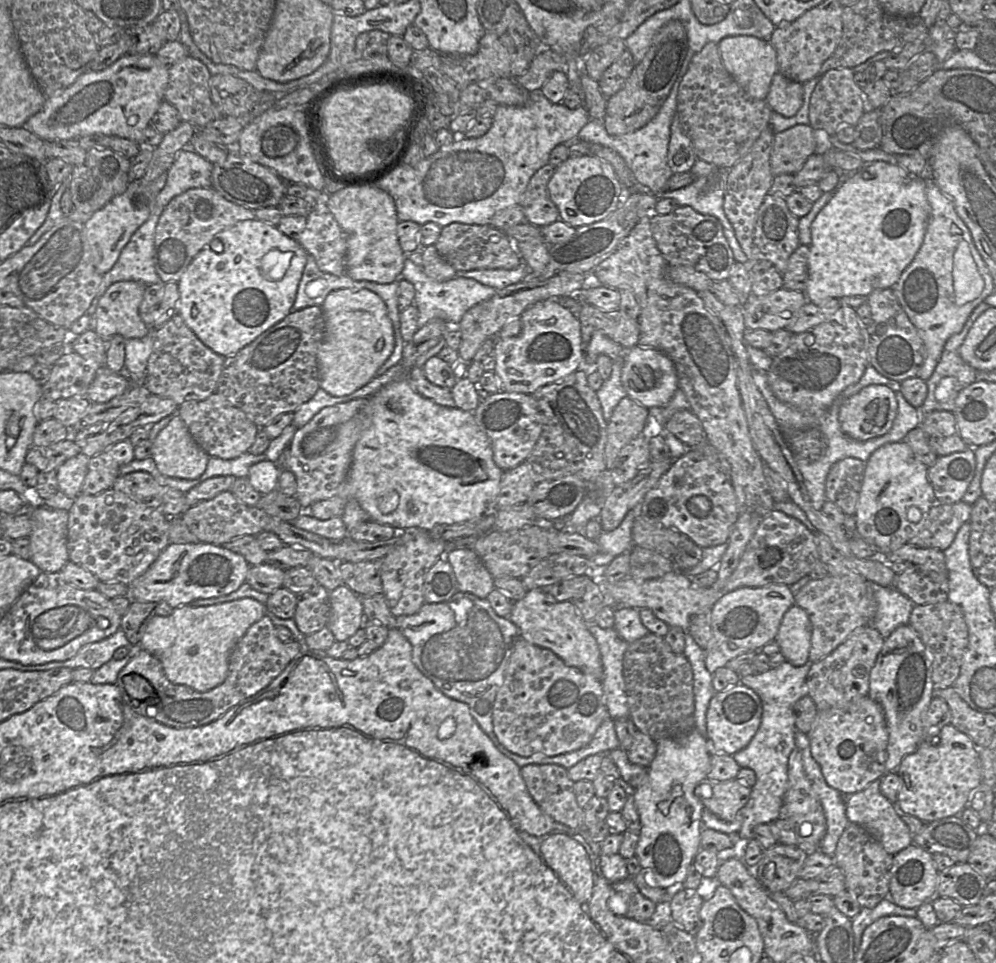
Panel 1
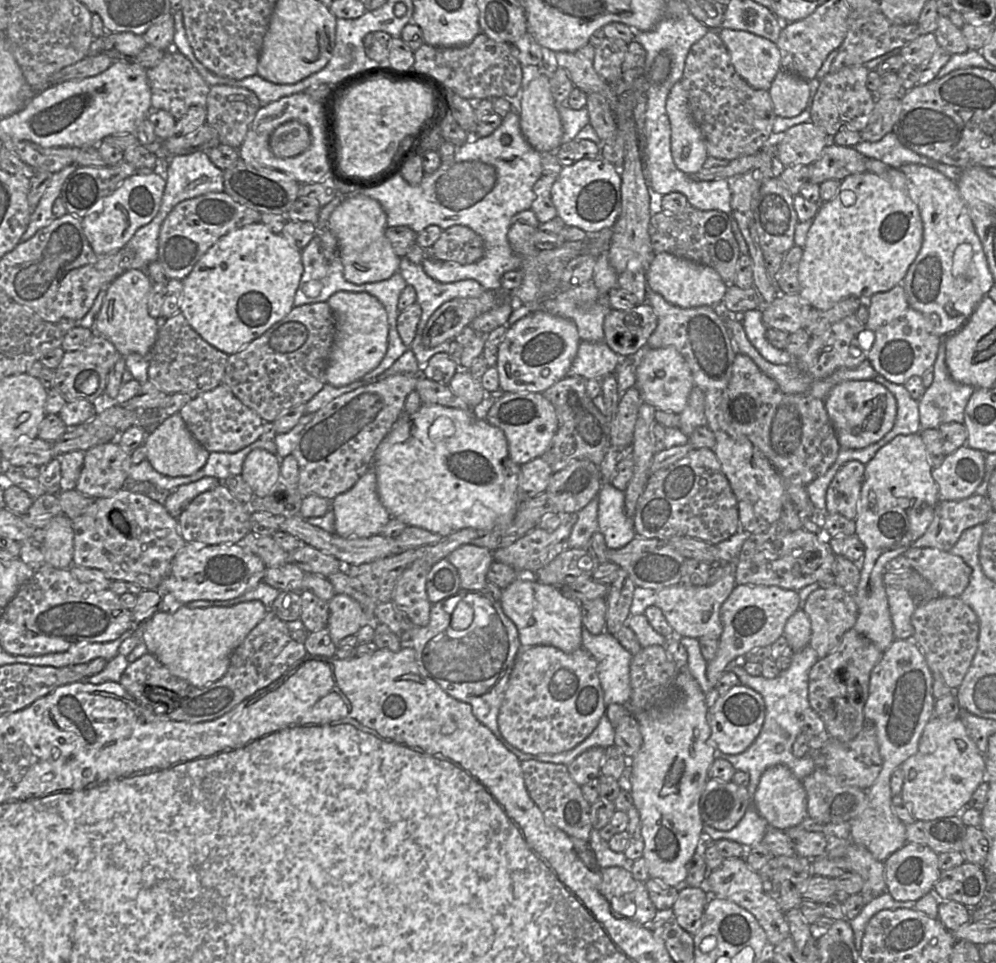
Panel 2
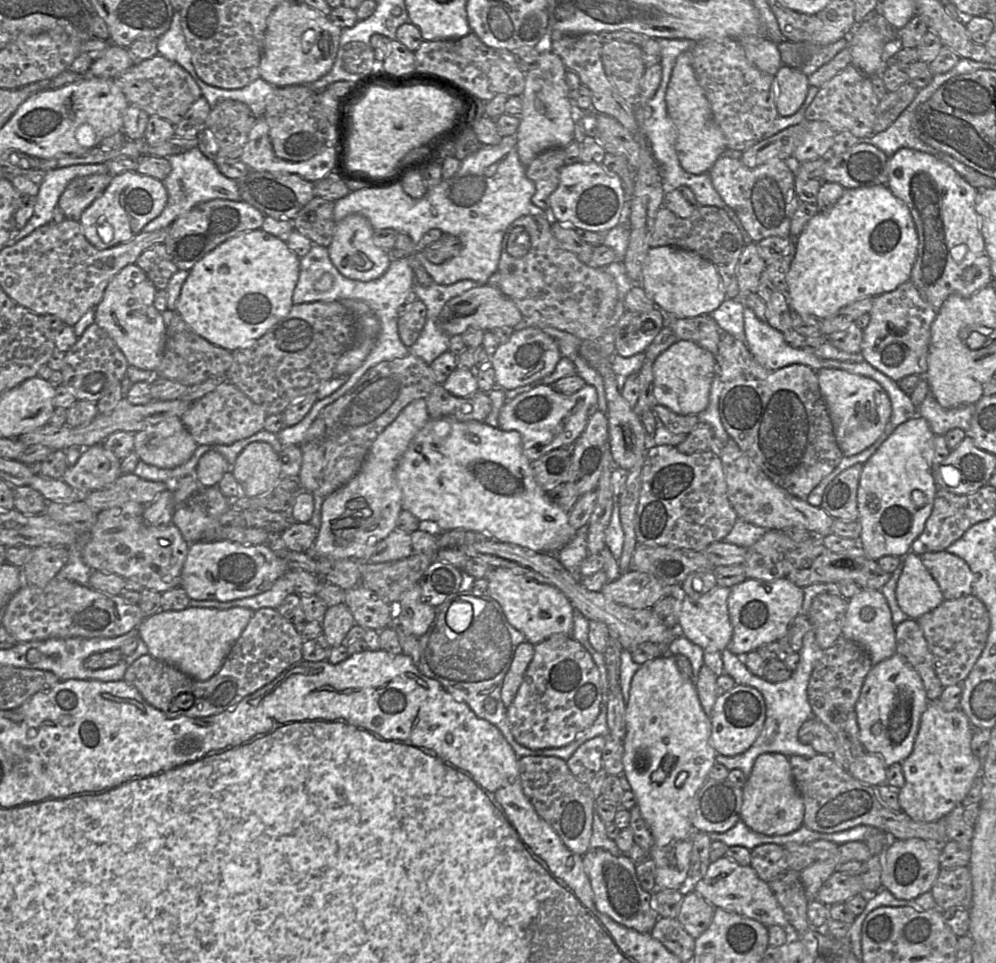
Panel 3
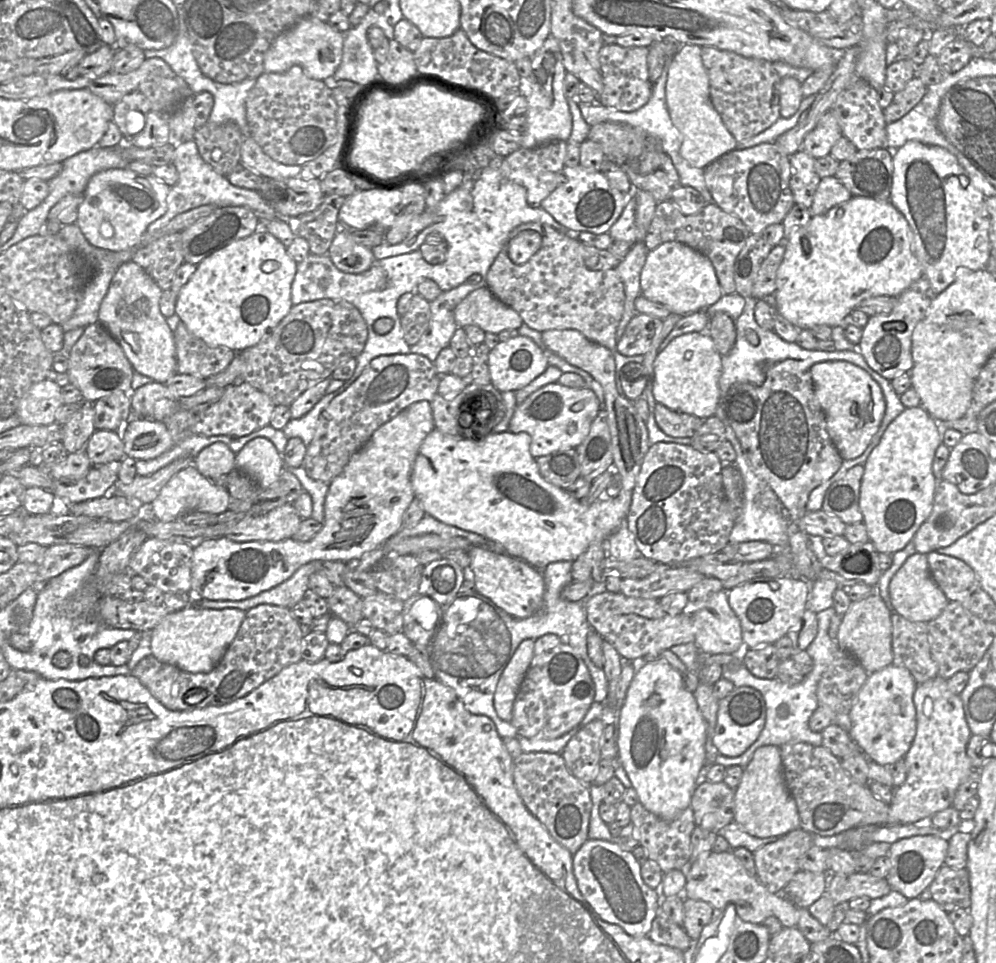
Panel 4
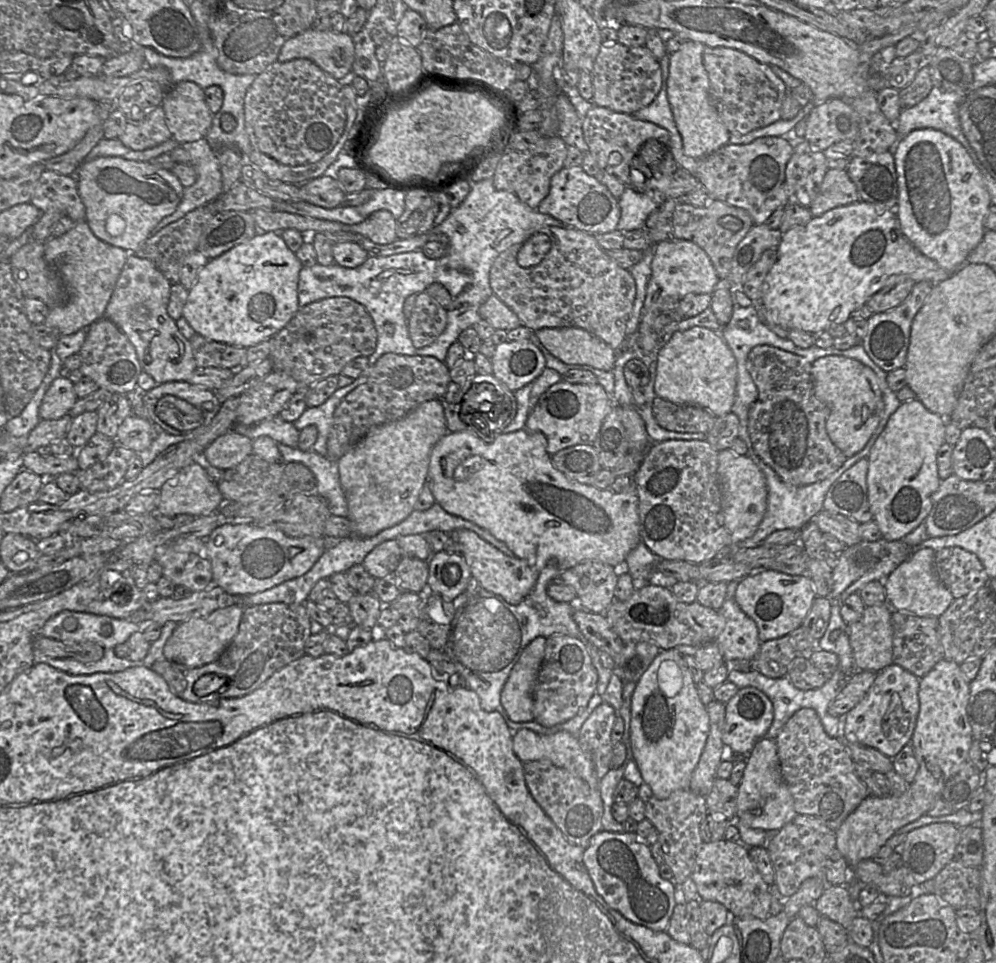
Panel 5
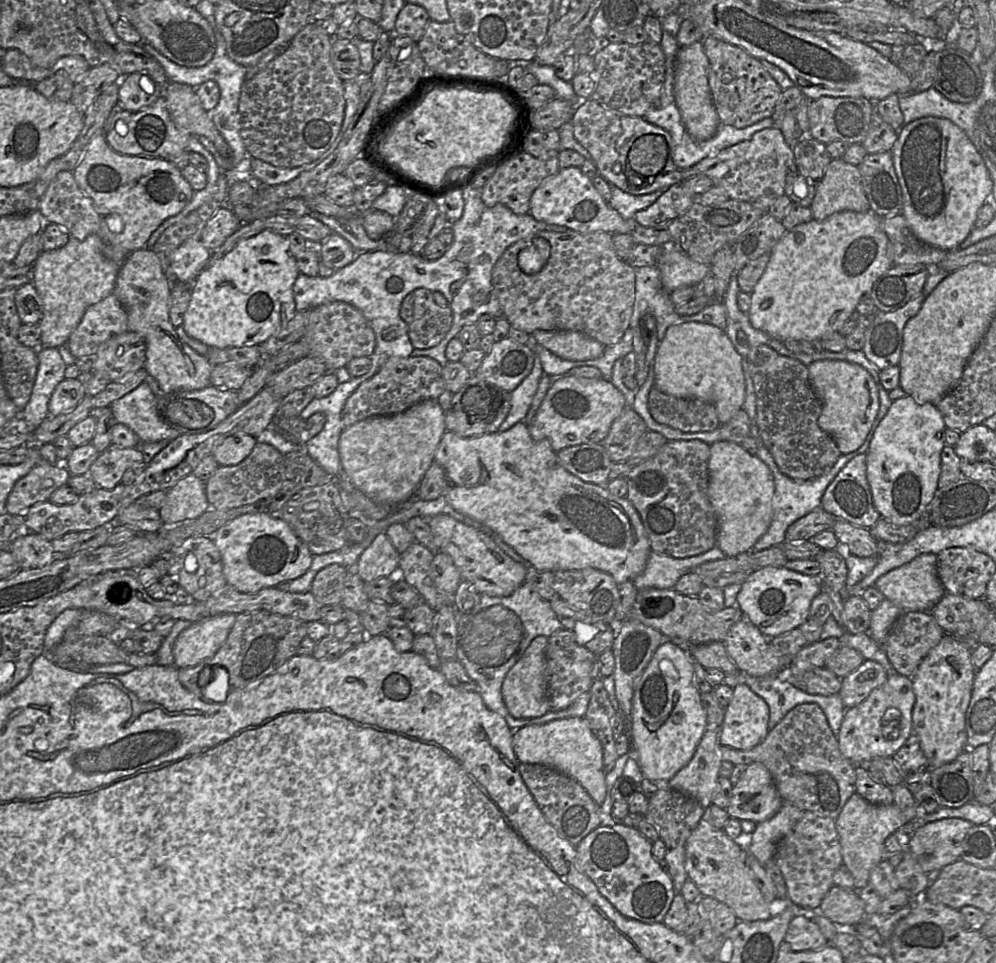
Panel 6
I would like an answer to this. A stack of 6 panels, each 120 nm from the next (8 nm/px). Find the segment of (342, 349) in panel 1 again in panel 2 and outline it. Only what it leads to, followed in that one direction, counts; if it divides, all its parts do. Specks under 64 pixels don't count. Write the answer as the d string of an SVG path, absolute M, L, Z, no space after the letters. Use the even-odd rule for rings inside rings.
M338 291L327 300L335 318L335 339L329 354L326 382L335 387L361 379L386 354L389 324L382 303L366 292Z

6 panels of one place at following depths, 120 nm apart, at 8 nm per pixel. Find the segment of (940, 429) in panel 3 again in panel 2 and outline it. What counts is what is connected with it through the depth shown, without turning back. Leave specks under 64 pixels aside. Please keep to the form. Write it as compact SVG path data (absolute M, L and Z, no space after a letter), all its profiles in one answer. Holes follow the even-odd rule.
M941 339L936 361L933 365L933 382L918 402L921 429L938 429L949 422L964 423L964 411L976 388L958 383L951 377L946 365L946 346Z

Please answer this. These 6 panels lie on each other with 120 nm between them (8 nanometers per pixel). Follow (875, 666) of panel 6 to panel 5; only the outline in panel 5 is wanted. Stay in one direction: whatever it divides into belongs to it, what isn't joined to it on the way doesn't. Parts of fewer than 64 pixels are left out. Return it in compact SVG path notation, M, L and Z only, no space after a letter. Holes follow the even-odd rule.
M861 671L849 677L845 687L835 697L828 707L828 713L834 717L840 717L854 708L866 695L875 681L877 672Z

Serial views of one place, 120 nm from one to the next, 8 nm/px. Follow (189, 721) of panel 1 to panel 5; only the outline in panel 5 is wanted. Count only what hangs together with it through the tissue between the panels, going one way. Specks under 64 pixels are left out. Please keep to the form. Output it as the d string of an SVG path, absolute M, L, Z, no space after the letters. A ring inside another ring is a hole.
M268 603L249 606L244 608L236 635L215 661L201 667L187 668L175 662L162 659L161 661L156 661L150 669L162 676L171 691L185 701L200 704L219 702L220 700L237 698L251 693L276 671L305 655L305 643L309 637L310 618L304 604ZM207 675L212 676L211 684L201 680Z

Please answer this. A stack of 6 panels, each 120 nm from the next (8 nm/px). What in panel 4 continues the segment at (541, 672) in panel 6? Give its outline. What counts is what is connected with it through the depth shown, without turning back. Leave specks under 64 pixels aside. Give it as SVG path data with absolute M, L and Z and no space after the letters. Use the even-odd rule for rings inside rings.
M523 640L500 676L494 694L494 707L504 721L512 720L514 702L533 659L534 647L534 640Z

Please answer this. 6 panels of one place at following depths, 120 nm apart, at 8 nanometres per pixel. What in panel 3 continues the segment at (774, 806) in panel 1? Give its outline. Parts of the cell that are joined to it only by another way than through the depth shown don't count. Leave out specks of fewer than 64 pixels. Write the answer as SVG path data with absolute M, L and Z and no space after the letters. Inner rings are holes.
M811 628L803 638L803 645L798 652L800 655L799 664L796 670L792 671L789 679L772 683L752 674L746 665L737 655L728 649L721 652L724 672L731 676L737 685L748 685L756 688L764 697L766 705L766 719L763 728L752 746L745 752L735 756L724 756L716 754L715 762L723 764L728 770L740 769L747 779L751 774L756 758L763 753L777 752L788 757L792 755L811 758L817 754L811 744L803 744L799 741L798 731L801 725L812 717L812 708L810 706L807 694L808 683L816 663L823 656L823 651L816 642L814 630Z

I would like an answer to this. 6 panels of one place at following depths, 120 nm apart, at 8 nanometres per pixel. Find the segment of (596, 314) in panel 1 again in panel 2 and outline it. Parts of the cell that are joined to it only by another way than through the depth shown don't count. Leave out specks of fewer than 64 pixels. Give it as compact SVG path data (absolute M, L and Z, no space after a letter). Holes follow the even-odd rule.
M648 303L629 310L611 310L603 323L604 342L616 354L630 356L647 345L657 323L657 316Z

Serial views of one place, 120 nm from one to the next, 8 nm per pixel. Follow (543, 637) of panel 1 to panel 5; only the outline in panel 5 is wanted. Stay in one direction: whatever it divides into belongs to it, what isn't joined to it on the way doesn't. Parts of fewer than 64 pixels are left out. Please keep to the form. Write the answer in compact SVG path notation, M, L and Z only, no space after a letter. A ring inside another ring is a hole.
M456 529L450 532L449 536L458 546L457 553L463 556L471 578L476 580L481 589L500 596L511 605L519 604L530 593L538 572L529 566L526 560L506 556L468 529Z

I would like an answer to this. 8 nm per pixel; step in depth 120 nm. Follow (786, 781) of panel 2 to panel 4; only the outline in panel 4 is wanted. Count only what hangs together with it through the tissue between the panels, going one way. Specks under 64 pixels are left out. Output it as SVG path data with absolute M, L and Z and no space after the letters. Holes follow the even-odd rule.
M764 745L757 748L744 768L741 781L734 789L734 822L758 838L781 837L800 827L797 804L784 780L778 746Z

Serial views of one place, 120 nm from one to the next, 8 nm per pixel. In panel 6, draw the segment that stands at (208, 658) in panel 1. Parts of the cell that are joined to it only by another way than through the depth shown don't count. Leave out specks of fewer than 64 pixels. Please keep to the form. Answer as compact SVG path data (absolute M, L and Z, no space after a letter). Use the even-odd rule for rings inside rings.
M237 614L203 618L183 630L173 646L174 666L187 668L215 655L226 641Z

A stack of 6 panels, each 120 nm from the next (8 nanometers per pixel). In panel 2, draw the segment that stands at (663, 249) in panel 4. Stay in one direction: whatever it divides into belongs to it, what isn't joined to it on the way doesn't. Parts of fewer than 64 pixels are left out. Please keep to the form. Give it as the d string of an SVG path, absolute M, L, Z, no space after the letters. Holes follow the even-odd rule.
M667 252L655 254L646 271L646 282L648 289L680 308L722 305L727 290L722 278L713 268Z

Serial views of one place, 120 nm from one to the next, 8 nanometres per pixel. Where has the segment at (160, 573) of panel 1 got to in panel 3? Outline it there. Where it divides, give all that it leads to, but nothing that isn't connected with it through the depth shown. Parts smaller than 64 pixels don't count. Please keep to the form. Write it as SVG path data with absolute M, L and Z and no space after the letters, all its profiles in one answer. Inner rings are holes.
M227 540L191 543L181 573L181 587L192 600L228 602L252 597L269 590L274 582L290 570L269 544L242 545Z

